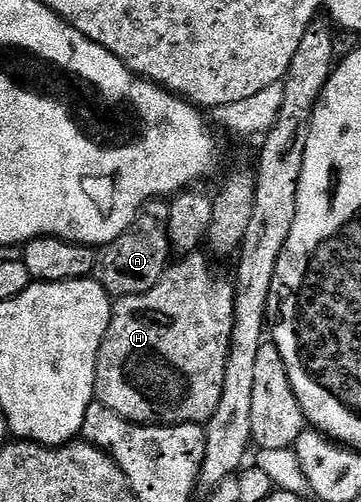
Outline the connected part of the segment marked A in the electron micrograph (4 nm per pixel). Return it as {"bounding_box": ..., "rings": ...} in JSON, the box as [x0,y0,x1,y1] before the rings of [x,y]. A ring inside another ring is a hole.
{"bounding_box":[93,198,172,297],"rings":[[[165,198],[150,199],[142,206],[130,224],[129,229],[120,233],[111,243],[97,248],[98,260],[94,266],[93,278],[112,297],[148,293],[152,285],[160,281],[172,259],[172,248],[168,237],[168,213],[170,204]]]}

